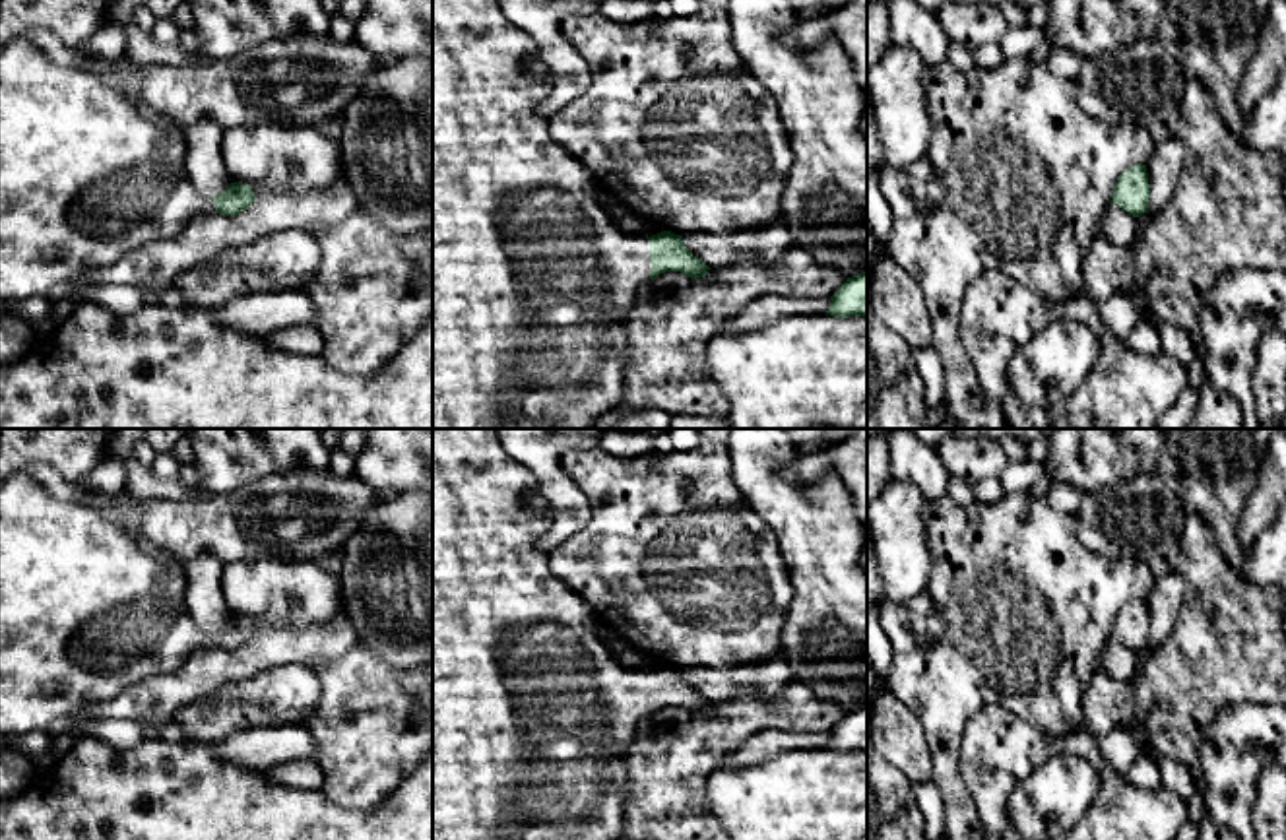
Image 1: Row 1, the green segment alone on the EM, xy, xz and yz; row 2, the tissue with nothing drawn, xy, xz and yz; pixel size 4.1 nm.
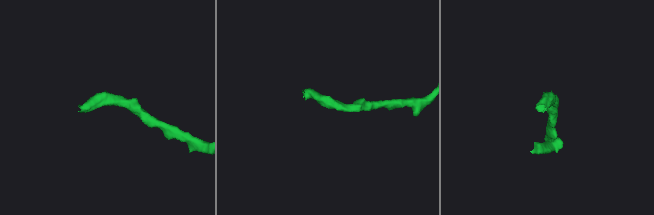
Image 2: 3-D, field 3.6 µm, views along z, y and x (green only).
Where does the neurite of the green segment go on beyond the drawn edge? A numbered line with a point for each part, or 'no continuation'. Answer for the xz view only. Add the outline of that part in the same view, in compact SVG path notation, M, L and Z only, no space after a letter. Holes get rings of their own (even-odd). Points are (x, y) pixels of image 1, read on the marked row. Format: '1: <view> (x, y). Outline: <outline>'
1: xz (532, 280). Outline: M433 0L433 429L592 429L623 398L623 367L627 361L625 318L638 301L638 289L650 281L650 241L623 233L597 202L599 184L594 173L563 149L551 136L549 120L535 107L551 93L553 76L539 56L535 41L512 25L498 0Z

